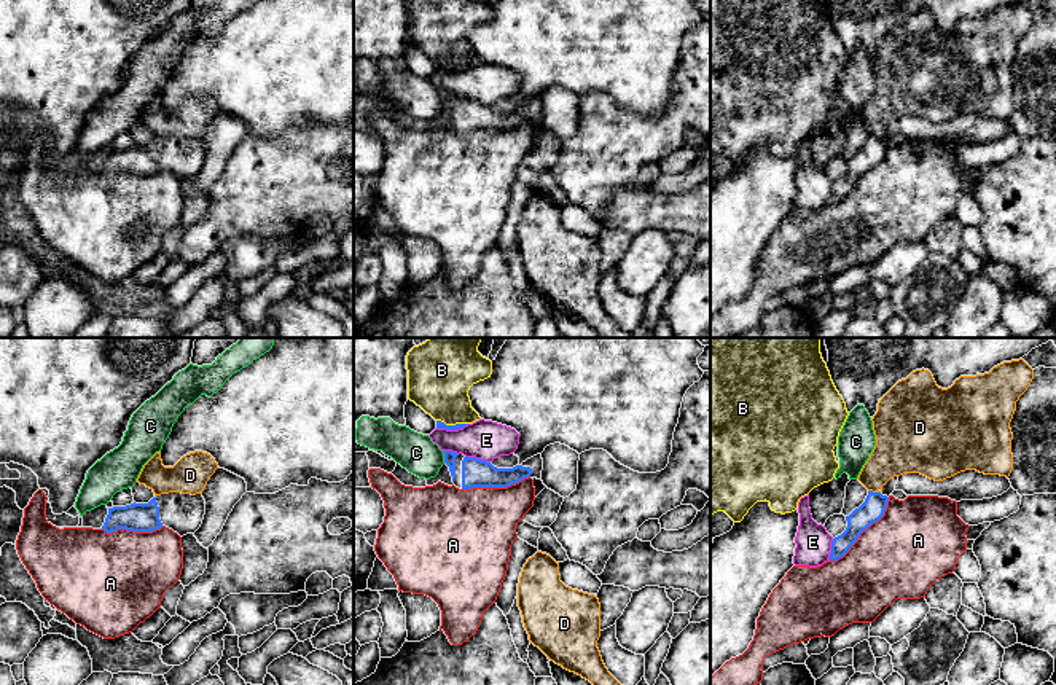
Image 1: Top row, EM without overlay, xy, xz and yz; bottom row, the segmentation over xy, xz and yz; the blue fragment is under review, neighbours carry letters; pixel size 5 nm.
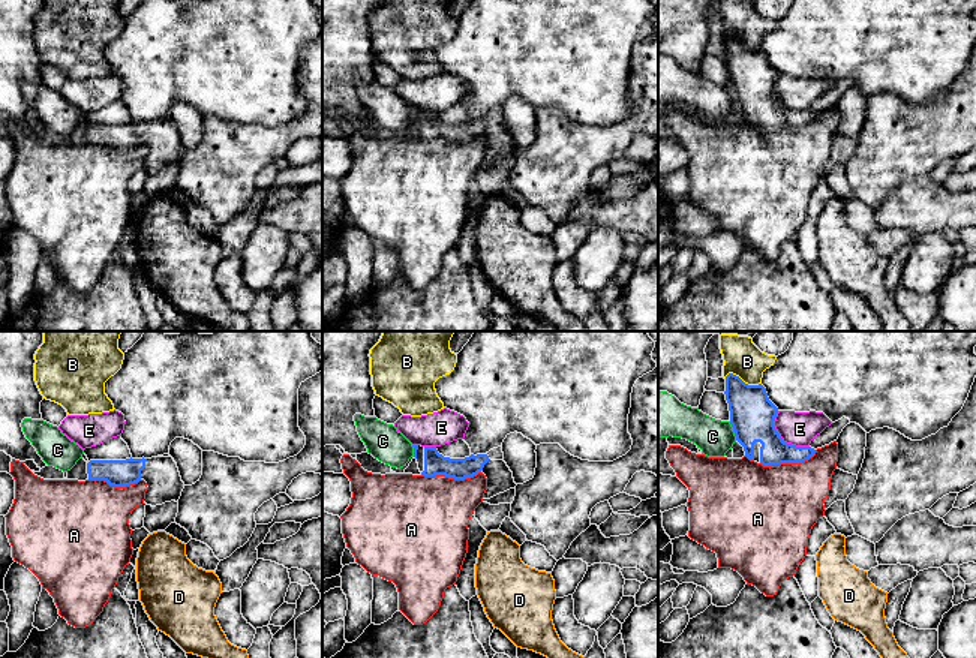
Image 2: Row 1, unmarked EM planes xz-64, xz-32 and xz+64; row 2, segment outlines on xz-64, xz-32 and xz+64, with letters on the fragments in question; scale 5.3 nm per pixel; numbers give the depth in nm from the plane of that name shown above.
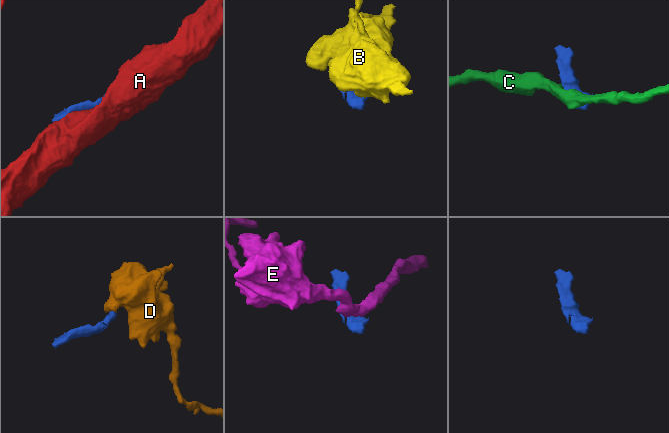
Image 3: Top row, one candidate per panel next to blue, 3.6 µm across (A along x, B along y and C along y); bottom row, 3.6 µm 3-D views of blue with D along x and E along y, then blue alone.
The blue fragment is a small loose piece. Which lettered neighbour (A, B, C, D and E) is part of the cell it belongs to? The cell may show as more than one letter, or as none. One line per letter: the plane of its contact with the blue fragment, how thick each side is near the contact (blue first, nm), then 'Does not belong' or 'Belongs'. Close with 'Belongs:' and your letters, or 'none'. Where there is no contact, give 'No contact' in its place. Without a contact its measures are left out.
A: Touches blue in yz. Thickness 120 nm (blue) against 420 nm. Does not belong
B: Touches blue in xz. Thickness 40 nm (blue) against 300 nm. Does not belong
C: Touches blue in xz. Thickness 60 nm (blue) against 200 nm. Does not belong
D: Touches blue in yz. Thickness 120 nm (blue) against 240 nm. Does not belong
E: Touches blue in xz. Thickness 40 nm (blue) against 200 nm. Does not belong
Belongs: none

